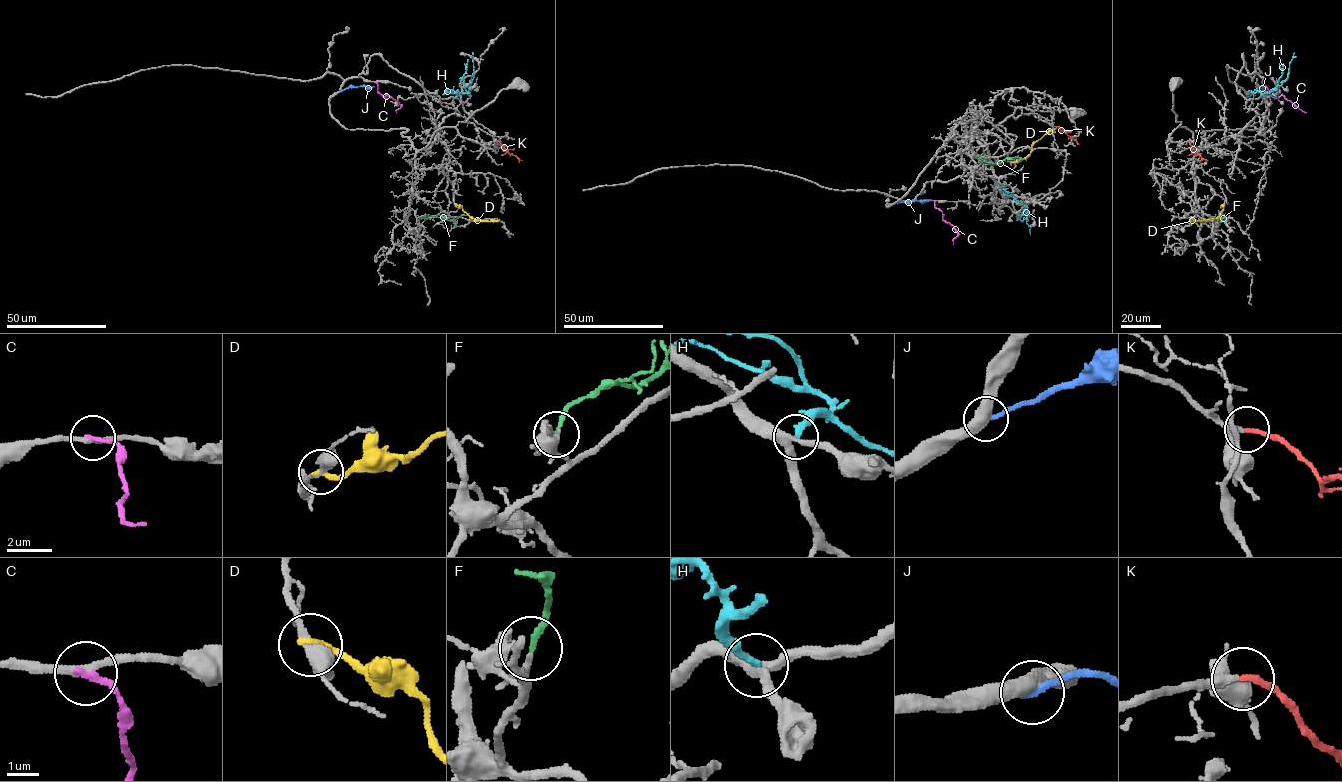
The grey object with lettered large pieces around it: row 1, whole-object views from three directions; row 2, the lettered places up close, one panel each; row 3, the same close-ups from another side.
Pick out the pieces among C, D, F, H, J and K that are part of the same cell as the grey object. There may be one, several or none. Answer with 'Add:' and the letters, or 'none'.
Add: F, K

